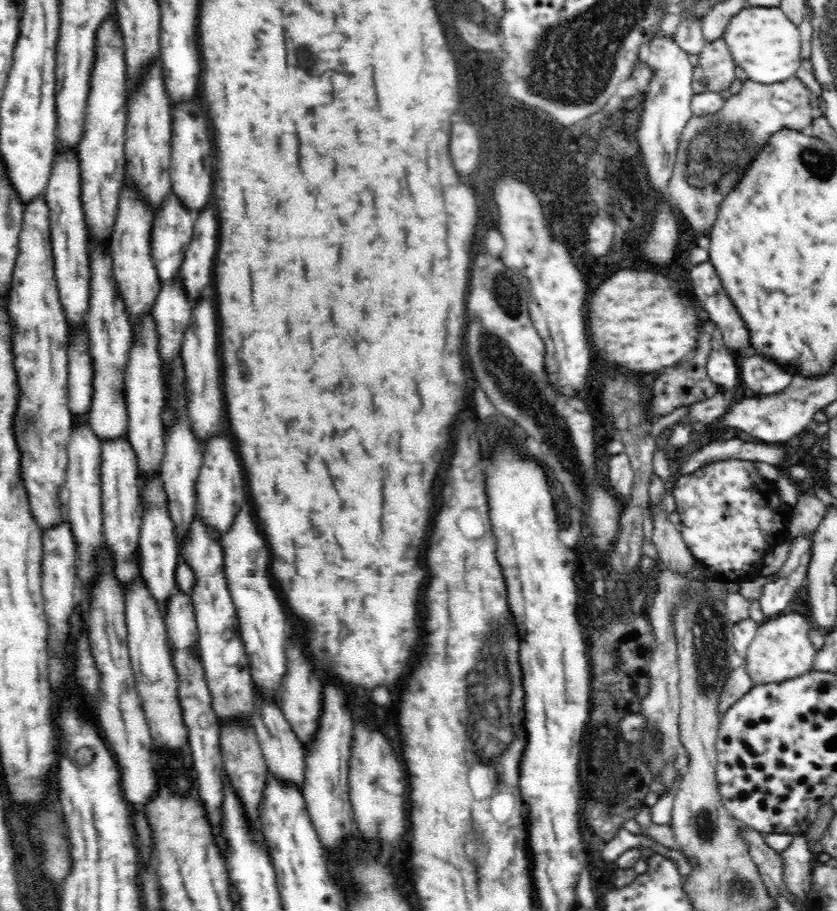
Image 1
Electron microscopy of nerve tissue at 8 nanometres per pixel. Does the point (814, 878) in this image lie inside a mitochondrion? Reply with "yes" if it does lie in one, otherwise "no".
no

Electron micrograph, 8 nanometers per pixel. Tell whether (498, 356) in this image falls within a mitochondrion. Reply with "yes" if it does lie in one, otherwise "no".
yes

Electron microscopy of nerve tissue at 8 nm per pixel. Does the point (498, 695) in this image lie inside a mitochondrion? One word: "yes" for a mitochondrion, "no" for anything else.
yes

